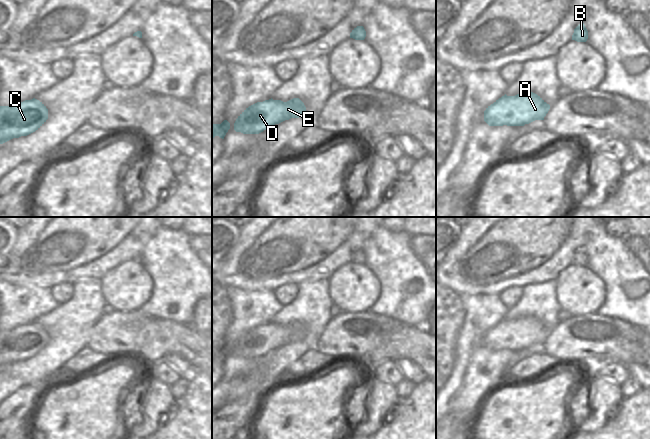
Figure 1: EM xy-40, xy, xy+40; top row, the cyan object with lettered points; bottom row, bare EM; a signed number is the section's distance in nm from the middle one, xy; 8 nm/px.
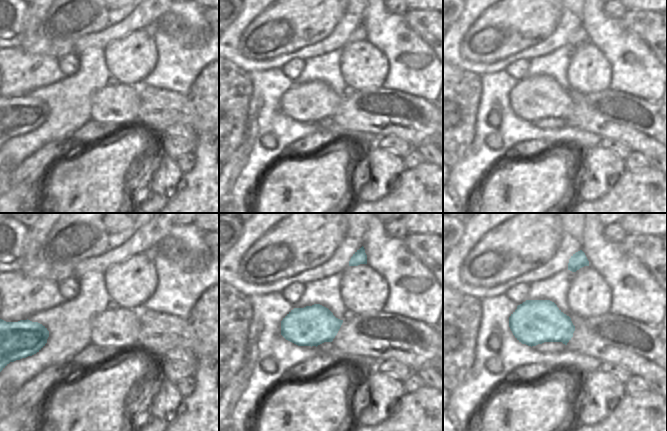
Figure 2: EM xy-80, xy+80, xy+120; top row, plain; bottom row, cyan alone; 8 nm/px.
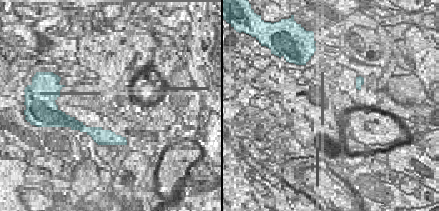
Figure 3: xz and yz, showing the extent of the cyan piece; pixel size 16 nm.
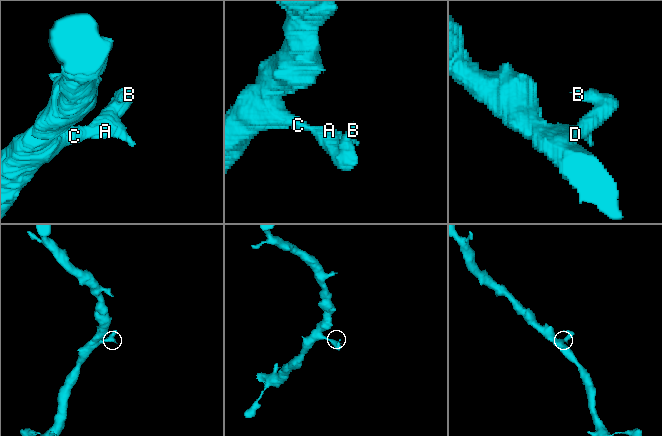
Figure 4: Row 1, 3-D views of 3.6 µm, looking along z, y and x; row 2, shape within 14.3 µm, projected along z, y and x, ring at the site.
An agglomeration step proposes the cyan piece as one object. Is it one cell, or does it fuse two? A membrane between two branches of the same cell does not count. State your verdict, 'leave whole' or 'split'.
leave whole

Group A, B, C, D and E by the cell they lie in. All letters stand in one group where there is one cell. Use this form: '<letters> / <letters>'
A B C D E

